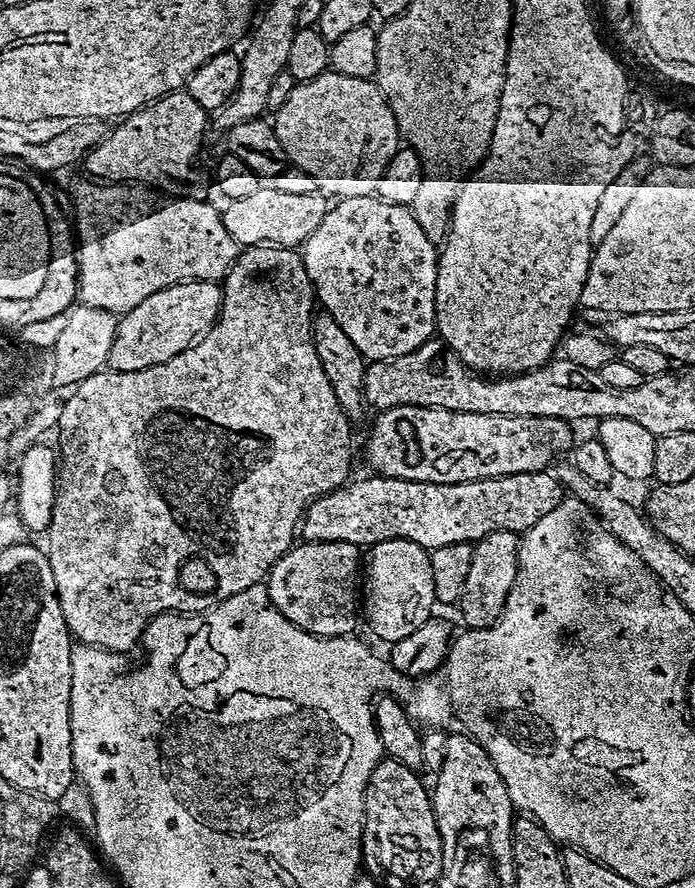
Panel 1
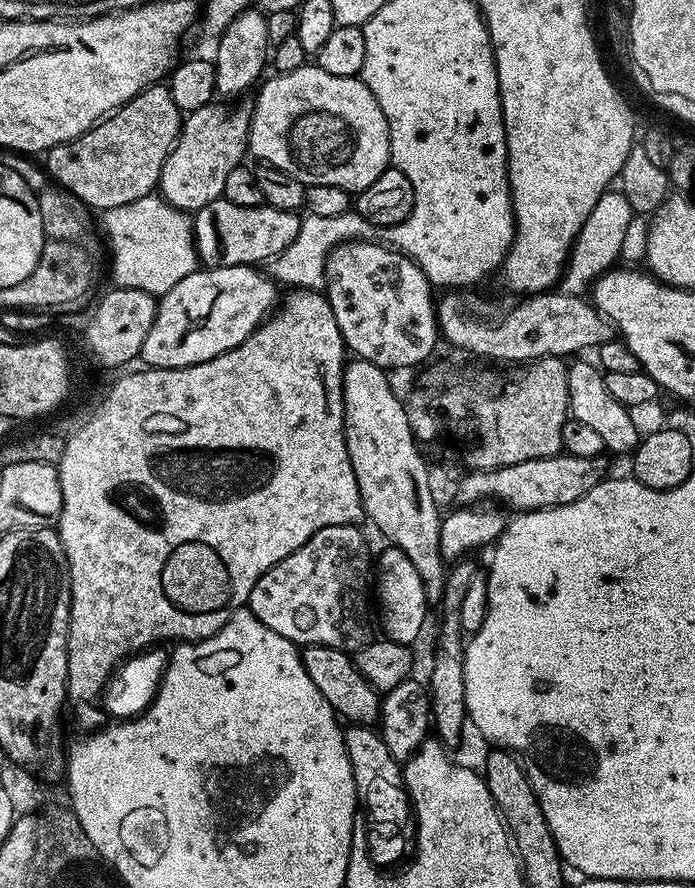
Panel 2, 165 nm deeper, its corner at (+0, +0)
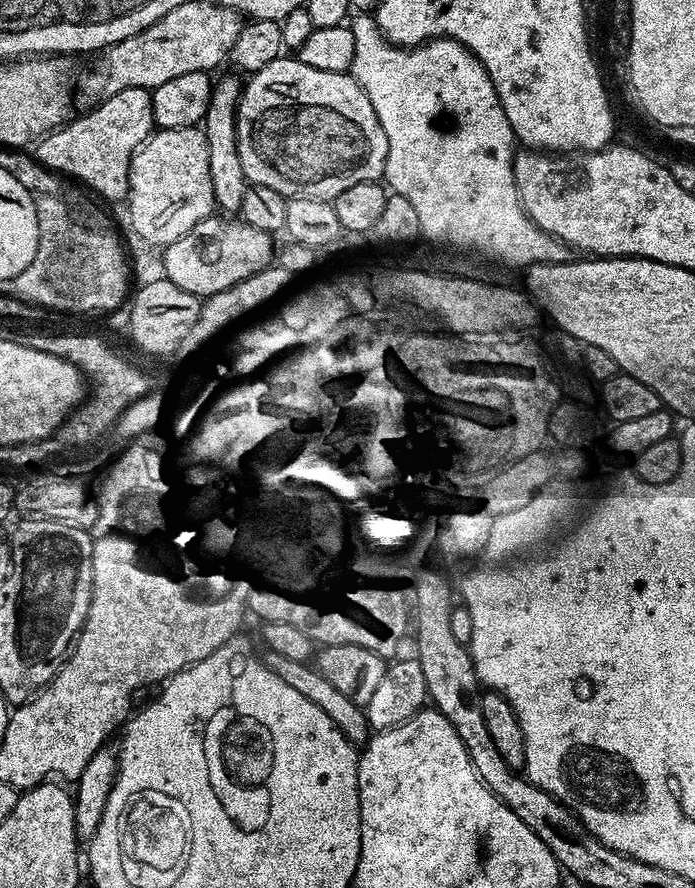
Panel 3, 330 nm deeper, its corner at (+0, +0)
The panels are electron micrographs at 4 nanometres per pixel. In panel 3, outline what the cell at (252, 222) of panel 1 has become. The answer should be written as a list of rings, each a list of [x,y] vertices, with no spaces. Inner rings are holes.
[[[210,215],[163,249],[164,279],[197,298],[210,297],[269,267],[274,260],[272,240],[273,233],[247,224],[242,218]]]

